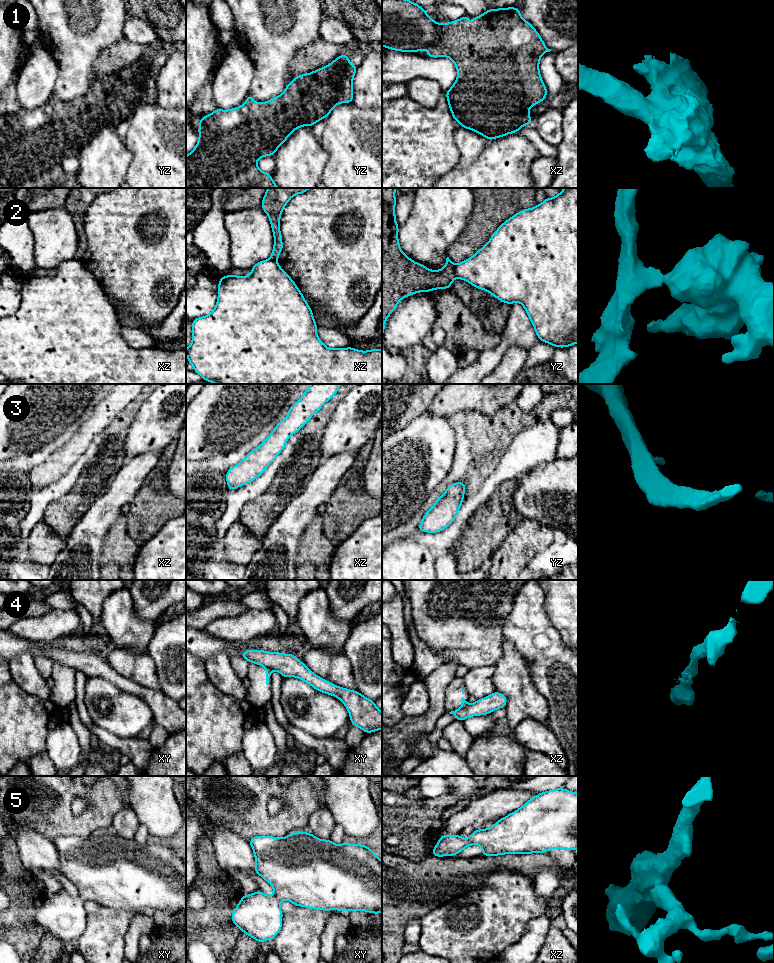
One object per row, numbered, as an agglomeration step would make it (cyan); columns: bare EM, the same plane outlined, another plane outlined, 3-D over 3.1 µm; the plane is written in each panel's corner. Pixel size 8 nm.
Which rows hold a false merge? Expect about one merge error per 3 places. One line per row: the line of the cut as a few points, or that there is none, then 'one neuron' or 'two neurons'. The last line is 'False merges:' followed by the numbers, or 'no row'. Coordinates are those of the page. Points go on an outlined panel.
1: no cut; one neuron
2: cut in yz along (454, 265), (454, 274), (456, 276); two neurons
3: no cut; one neuron
4: cut in xy along (266, 667), (272, 670); two neurons
5: no cut; one neuron
False merges: 2, 4

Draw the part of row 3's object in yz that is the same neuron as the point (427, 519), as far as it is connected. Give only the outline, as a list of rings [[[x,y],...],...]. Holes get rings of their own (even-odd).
[[[463,482],[449,485],[435,504],[425,512],[418,526],[419,531],[437,533],[451,525],[464,500],[465,490],[466,484]]]

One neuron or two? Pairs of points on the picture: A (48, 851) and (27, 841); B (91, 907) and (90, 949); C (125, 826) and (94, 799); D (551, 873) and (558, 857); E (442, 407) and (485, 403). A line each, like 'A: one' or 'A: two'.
A: one
B: two
C: two
D: one
E: one

